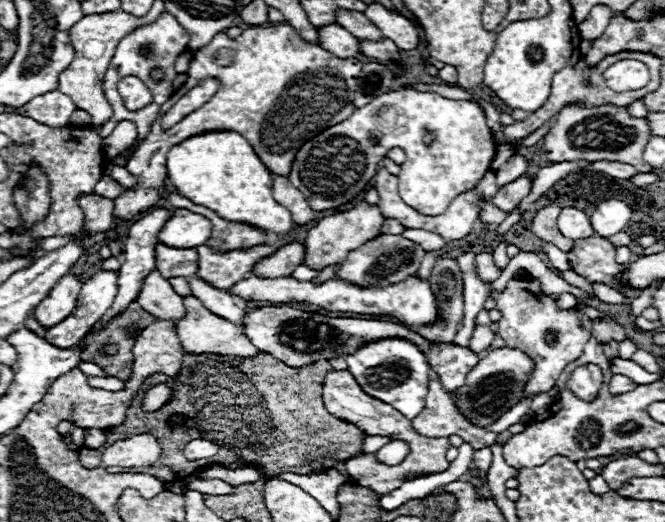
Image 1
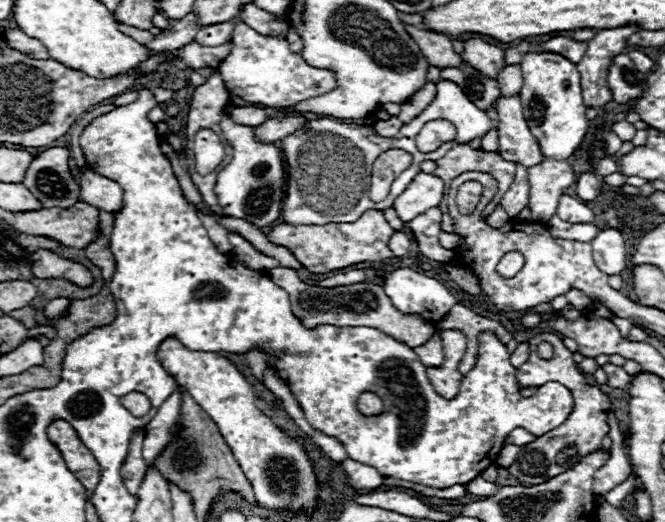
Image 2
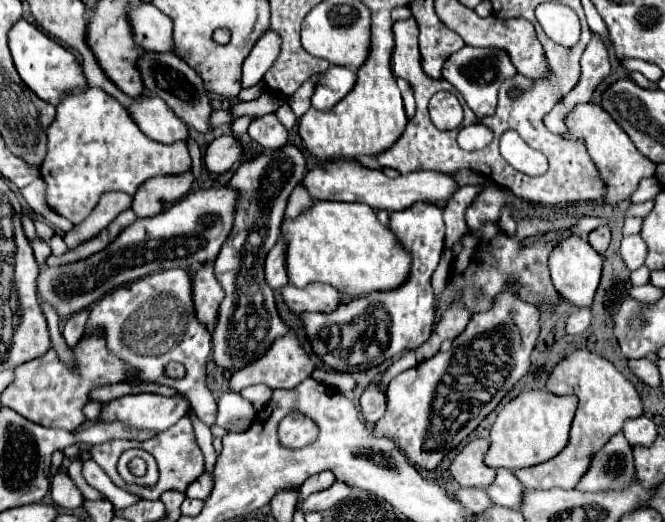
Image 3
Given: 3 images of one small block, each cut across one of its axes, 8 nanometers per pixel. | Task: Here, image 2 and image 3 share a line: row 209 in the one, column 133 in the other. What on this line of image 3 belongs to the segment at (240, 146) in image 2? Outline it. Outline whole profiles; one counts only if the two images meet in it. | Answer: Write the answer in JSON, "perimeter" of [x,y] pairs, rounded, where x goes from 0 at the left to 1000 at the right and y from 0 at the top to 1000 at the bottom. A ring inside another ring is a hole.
{"perimeter":[[[349,360],[286,368],[280,379],[244,402],[244,414],[205,418],[205,425],[186,437],[162,475],[126,498],[96,510],[60,510],[60,525],[54,533],[60,579],[75,582],[90,609],[102,609],[111,598],[135,590],[177,548],[217,533],[220,525],[322,498],[349,441],[355,379],[358,372]]]}

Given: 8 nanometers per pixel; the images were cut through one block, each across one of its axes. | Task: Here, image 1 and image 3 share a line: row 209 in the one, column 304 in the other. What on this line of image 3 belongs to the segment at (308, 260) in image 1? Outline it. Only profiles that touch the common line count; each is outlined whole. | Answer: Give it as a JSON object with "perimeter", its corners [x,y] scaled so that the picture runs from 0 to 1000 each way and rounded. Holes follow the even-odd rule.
{"perimeter":[[[433,636],[430,644],[418,648],[391,690],[385,690],[349,716],[346,751],[361,751],[364,743],[382,739],[382,736],[400,736],[403,743],[442,743],[454,728],[460,728],[469,709],[472,709],[472,693],[460,682],[451,655],[442,648],[442,636]]]}

